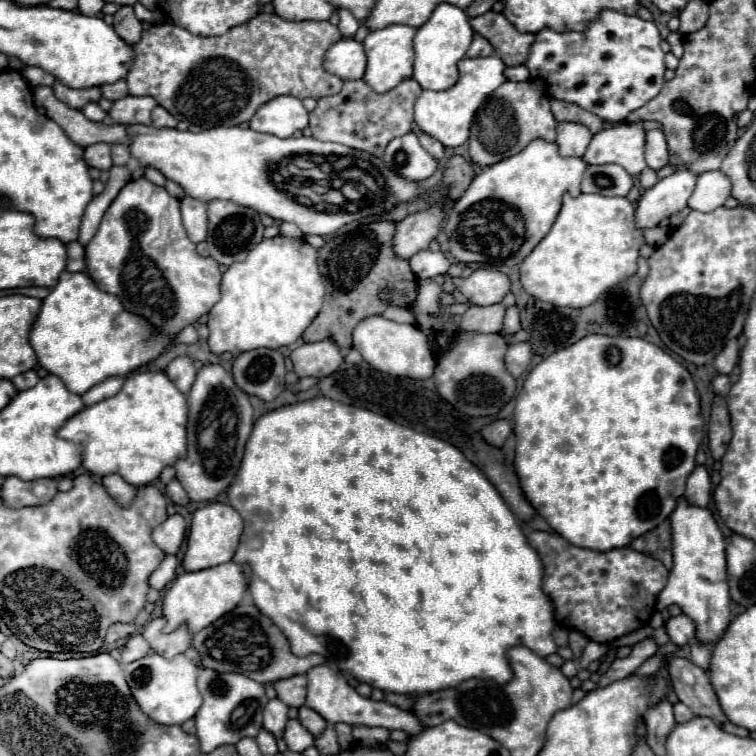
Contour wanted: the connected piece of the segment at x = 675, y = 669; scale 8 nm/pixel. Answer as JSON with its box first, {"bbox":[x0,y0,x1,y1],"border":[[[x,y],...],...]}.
{"bbox":[668,658,750,738],"border":[[[674,658],[674,660],[670,660],[668,672],[670,672],[670,678],[674,682],[680,702],[684,702],[696,716],[712,718],[722,730],[726,730],[730,734],[736,734],[742,738],[750,736],[750,732],[746,728],[740,728],[740,726],[734,726],[728,722],[728,718],[724,716],[724,712],[718,704],[718,698],[712,690],[708,674],[702,668],[698,668],[696,664],[692,664],[686,658]]]}

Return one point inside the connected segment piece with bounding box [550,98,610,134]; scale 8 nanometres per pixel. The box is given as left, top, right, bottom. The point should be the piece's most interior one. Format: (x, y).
(563, 112)

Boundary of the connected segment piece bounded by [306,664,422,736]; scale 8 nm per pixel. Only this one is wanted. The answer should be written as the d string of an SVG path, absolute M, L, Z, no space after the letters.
M320 664L308 670L308 694L306 694L306 706L316 710L326 722L330 724L338 724L338 722L346 722L350 726L382 726L388 730L404 730L410 736L418 734L422 730L422 724L418 722L418 718L412 712L406 712L402 708L396 708L392 704L386 702L376 702L372 698L362 698L360 694L356 694L356 690L332 668Z

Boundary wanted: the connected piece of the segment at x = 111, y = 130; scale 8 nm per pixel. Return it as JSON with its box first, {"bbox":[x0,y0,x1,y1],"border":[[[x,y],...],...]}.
{"bbox":[34,86,128,148],"border":[[[50,86],[34,88],[34,104],[38,108],[44,108],[46,116],[50,120],[54,120],[58,126],[62,126],[66,136],[80,148],[86,148],[86,146],[98,144],[98,142],[128,144],[126,126],[122,126],[122,124],[106,126],[102,122],[88,120],[80,110],[74,110],[74,108],[66,106],[64,102],[58,102],[58,98],[54,96]]]}

